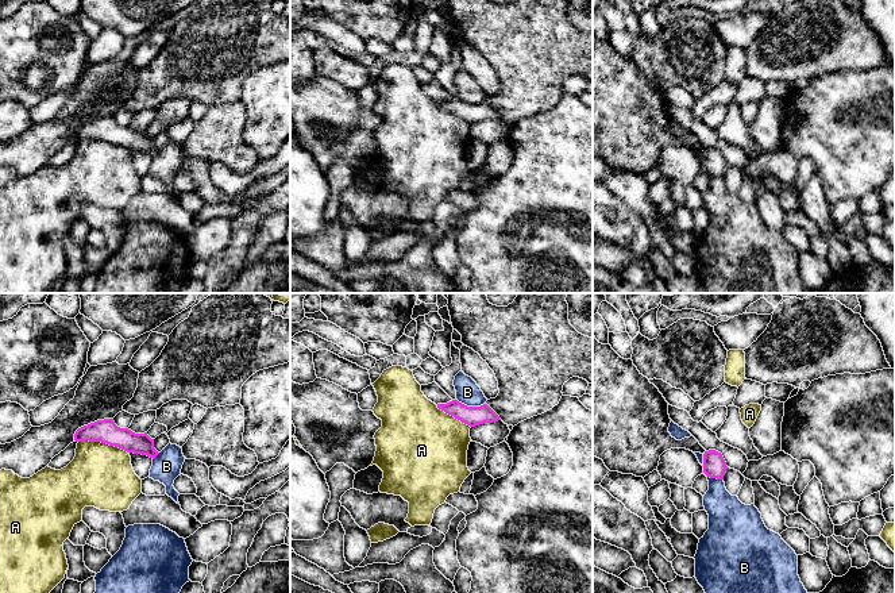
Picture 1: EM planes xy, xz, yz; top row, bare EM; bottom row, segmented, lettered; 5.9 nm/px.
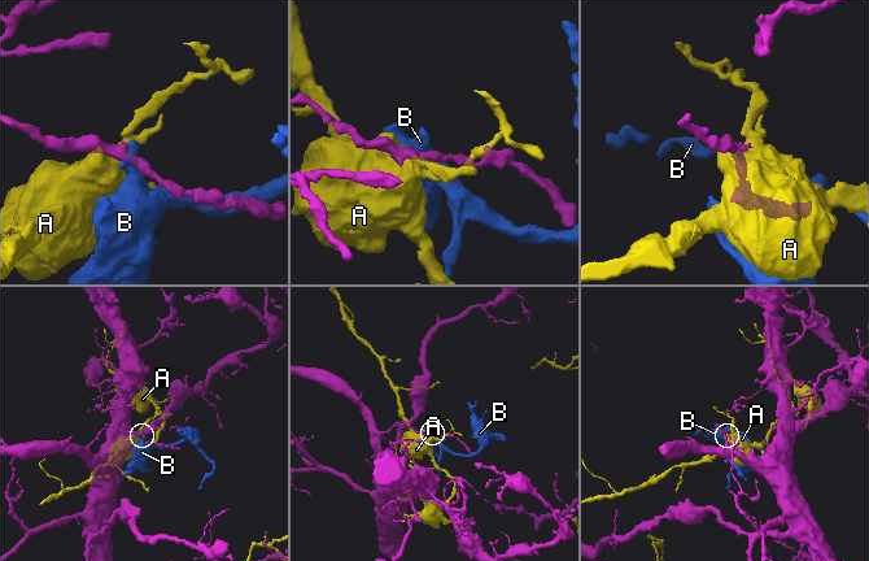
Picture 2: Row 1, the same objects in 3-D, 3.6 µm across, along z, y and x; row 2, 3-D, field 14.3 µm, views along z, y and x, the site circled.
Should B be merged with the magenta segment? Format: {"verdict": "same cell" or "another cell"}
{"verdict": "another cell"}

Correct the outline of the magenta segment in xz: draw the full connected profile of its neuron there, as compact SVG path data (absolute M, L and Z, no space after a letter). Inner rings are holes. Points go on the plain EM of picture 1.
M452 97L447 101L437 101L437 105L470 124L501 118L487 101L467 104L458 97Z

